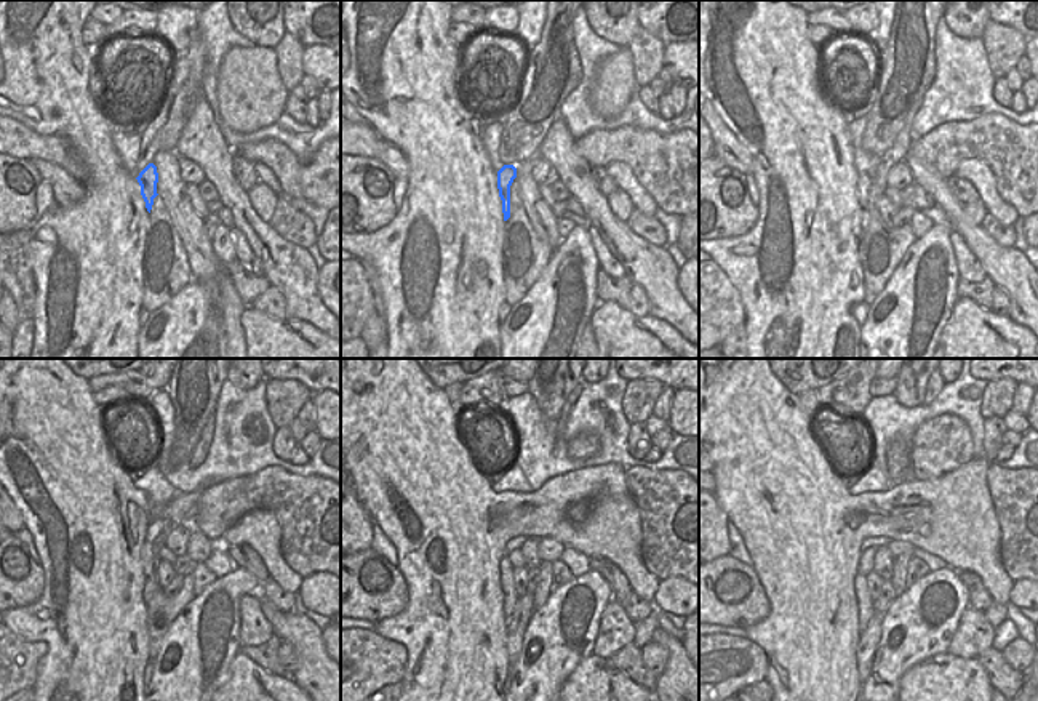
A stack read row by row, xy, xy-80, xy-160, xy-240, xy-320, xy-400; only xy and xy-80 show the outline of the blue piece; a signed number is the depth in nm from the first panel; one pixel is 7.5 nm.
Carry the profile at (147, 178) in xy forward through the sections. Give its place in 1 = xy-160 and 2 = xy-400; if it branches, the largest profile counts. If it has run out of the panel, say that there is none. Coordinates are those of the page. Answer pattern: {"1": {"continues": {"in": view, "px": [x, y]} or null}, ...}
{"1": {"continues": {"in": "xy-160", "px": [864, 180]}}, "2": {"continues": {"in": "xy-400", "px": [866, 612]}}}

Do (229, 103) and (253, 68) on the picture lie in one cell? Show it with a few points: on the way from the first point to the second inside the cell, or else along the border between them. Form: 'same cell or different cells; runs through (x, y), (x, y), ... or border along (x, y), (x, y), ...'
same cell; runs through (237, 95), (248, 84), (250, 76)

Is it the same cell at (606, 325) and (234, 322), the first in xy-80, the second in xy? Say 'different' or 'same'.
different

